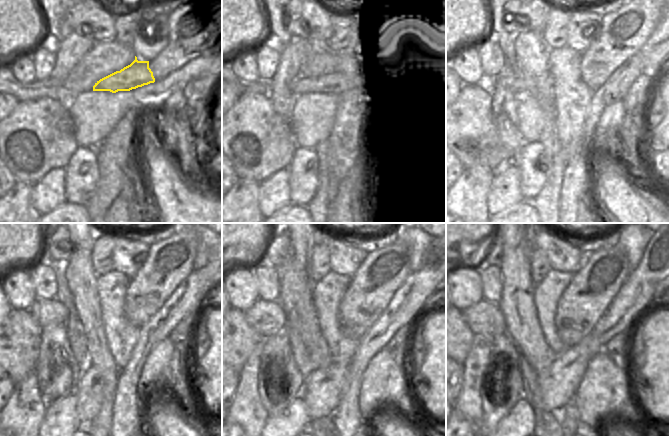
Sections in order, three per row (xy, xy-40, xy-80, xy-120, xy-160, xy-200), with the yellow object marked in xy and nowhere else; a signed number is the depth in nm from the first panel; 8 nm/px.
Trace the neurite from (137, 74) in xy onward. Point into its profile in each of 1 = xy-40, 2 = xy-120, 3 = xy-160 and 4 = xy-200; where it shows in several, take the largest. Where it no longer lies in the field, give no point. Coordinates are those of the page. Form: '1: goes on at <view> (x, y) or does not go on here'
1: goes on at xy-40 (335, 83)
2: goes on at xy-120 (46, 312)
3: goes on at xy-160 (268, 318)
4: goes on at xy-200 (484, 318)

